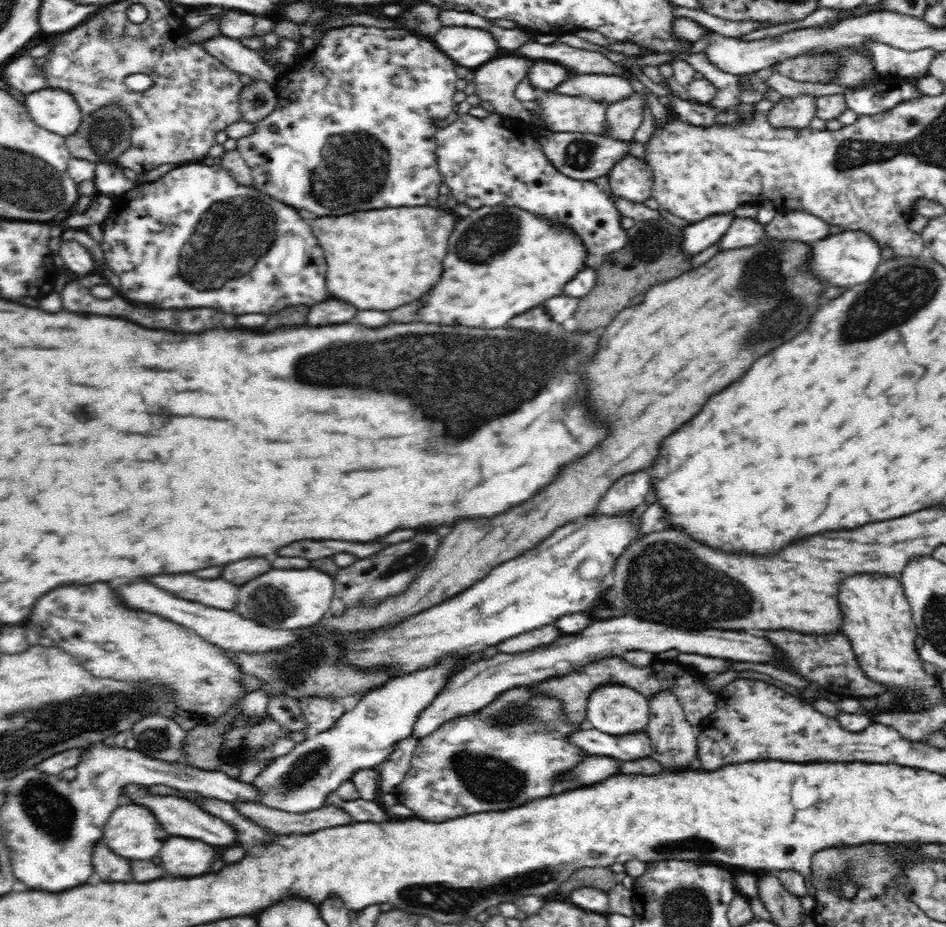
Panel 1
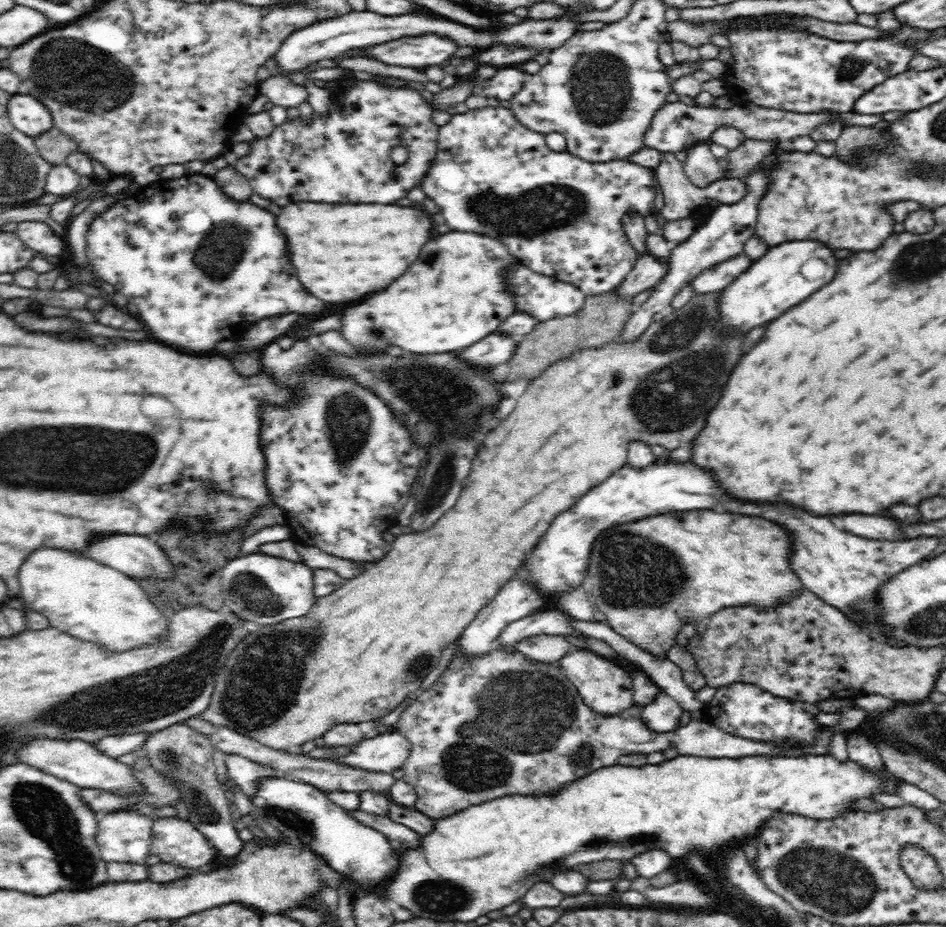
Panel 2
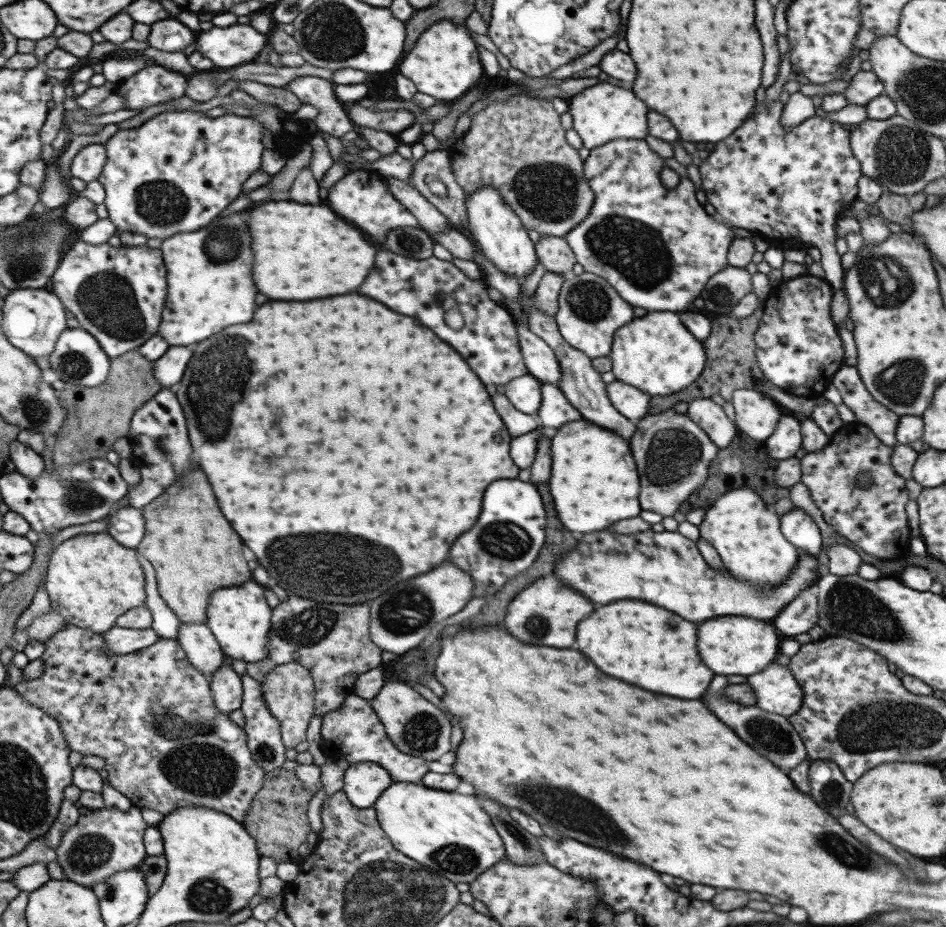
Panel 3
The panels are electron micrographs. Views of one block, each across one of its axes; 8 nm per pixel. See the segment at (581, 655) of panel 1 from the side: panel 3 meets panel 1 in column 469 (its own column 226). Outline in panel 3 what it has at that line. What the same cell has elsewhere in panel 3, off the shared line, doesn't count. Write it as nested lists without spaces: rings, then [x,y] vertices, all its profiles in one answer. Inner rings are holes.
[[[222,664],[207,676],[209,690],[215,709],[223,715],[240,709],[242,703],[242,686],[240,676],[231,669],[230,665]]]

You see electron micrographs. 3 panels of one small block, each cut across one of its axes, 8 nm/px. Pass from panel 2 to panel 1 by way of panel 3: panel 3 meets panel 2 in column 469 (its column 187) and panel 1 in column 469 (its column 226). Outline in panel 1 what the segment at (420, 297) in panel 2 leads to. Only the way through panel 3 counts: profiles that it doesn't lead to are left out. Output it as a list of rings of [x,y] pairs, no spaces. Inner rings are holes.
[[[505,204],[473,209],[470,216],[456,224],[448,240],[448,256],[444,260],[442,280],[432,288],[432,292],[428,292],[424,300],[426,306],[420,310],[418,320],[446,326],[462,324],[474,328],[502,328],[514,316],[540,306],[552,296],[560,296],[564,284],[586,268],[586,259],[584,241],[571,228],[564,226],[563,222],[555,222],[523,208]]]

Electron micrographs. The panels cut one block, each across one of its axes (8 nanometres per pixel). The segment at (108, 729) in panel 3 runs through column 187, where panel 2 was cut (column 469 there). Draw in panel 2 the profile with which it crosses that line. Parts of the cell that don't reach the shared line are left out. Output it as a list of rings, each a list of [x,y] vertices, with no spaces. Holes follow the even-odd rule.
[[[496,650],[488,655],[472,658],[470,662],[463,662],[457,657],[453,657],[430,690],[418,693],[418,699],[404,710],[399,722],[394,725],[394,730],[408,737],[412,745],[410,754],[401,768],[405,774],[402,779],[416,791],[413,808],[423,812],[428,818],[444,818],[475,804],[508,795],[549,794],[564,783],[582,778],[599,768],[616,765],[620,756],[663,751],[670,744],[673,744],[682,756],[701,756],[708,759],[742,758],[761,754],[824,755],[829,752],[832,731],[840,729],[842,732],[852,732],[861,722],[873,716],[852,705],[840,714],[841,722],[838,725],[825,726],[820,730],[812,746],[796,746],[796,750],[781,750],[778,744],[764,744],[728,734],[706,719],[692,719],[688,725],[679,729],[658,734],[642,723],[640,707],[637,704],[616,717],[604,717],[592,712],[583,703],[577,688],[568,680],[557,663],[533,661],[517,651],[507,654]]]

